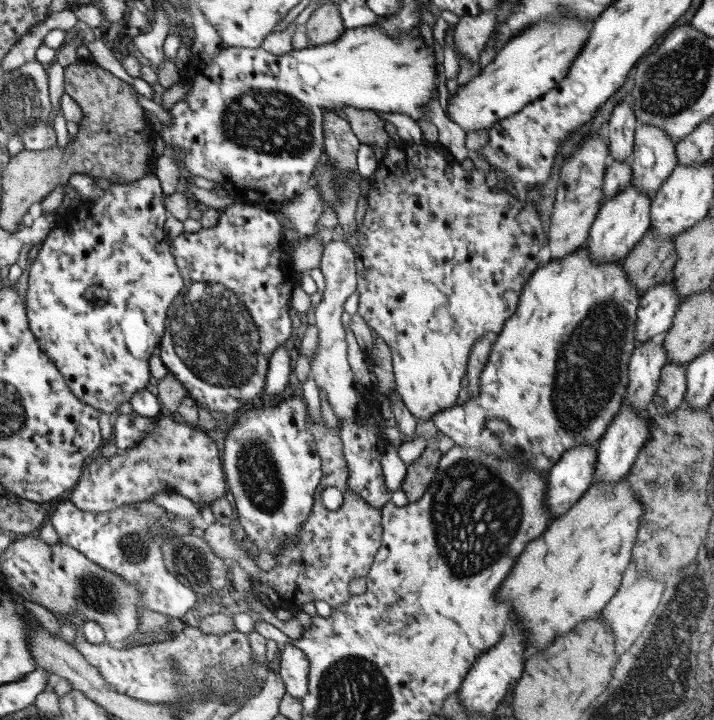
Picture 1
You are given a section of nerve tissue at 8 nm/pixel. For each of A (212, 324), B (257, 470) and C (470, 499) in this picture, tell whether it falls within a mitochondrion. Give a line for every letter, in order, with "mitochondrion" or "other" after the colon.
A: mitochondrion
B: mitochondrion
C: mitochondrion

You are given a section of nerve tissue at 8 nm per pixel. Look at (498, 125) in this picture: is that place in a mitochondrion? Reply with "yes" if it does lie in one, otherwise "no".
no

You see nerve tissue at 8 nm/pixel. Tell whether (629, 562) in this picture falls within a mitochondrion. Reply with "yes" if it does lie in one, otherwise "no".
no

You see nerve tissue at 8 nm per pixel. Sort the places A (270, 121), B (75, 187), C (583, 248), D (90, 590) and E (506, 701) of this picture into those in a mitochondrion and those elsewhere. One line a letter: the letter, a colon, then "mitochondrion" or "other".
A: mitochondrion
B: other
C: other
D: mitochondrion
E: other

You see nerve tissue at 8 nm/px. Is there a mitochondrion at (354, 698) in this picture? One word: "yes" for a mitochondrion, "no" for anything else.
yes

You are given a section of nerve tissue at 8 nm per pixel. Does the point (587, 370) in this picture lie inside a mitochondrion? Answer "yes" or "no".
yes

